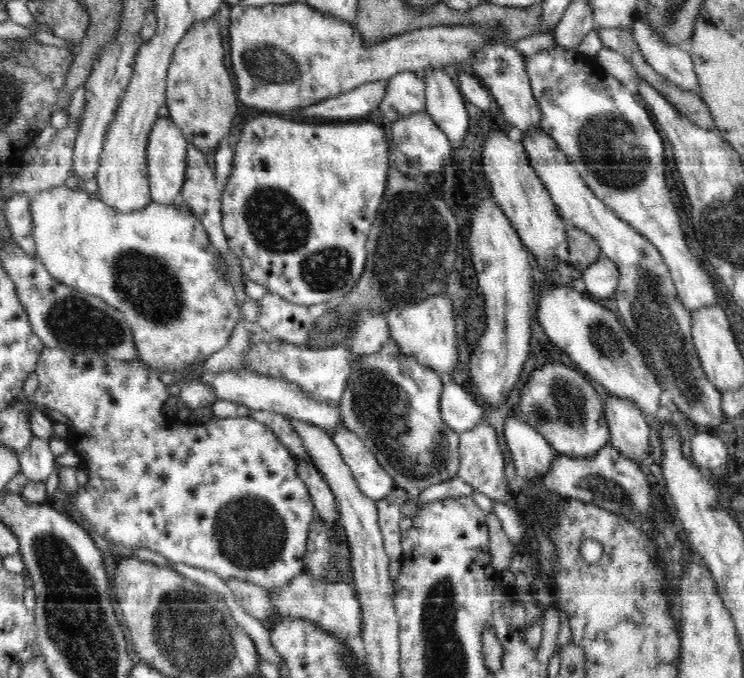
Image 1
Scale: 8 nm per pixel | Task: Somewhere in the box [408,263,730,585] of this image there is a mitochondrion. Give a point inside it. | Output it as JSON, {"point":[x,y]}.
{"point":[650,311]}

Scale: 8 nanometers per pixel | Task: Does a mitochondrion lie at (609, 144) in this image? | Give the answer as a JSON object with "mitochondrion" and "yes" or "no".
{"mitochondrion":"yes"}

